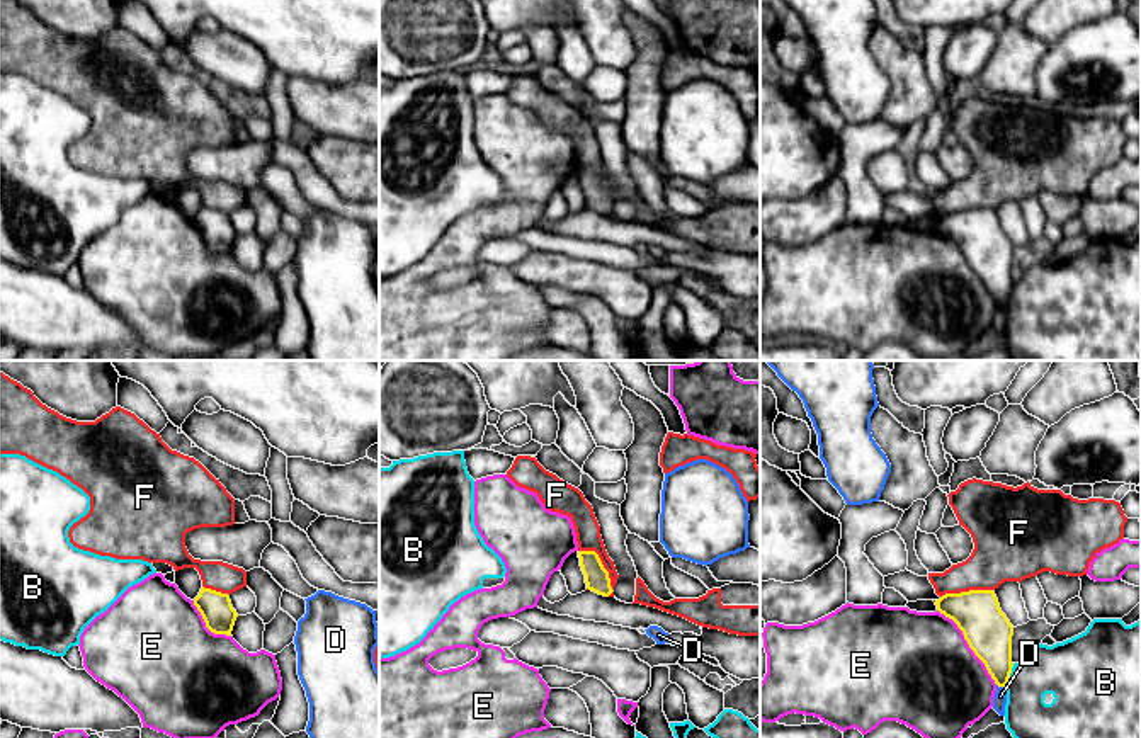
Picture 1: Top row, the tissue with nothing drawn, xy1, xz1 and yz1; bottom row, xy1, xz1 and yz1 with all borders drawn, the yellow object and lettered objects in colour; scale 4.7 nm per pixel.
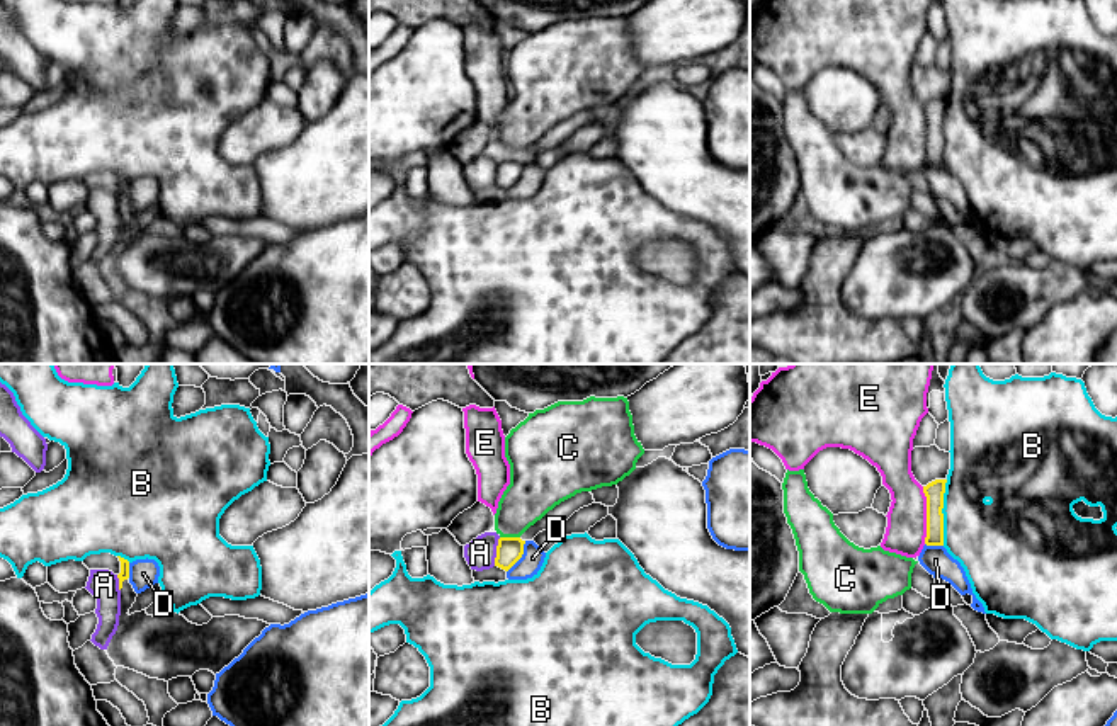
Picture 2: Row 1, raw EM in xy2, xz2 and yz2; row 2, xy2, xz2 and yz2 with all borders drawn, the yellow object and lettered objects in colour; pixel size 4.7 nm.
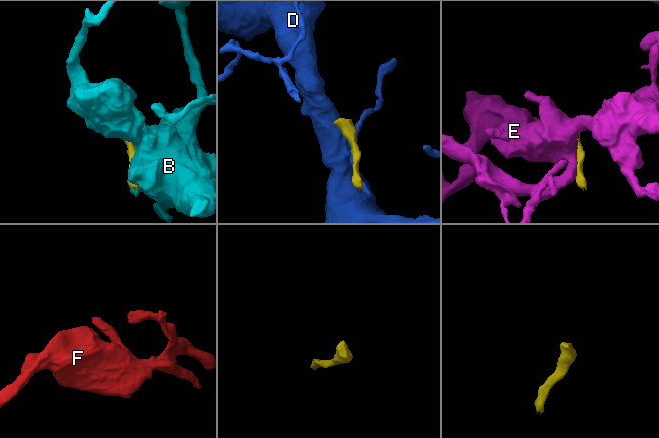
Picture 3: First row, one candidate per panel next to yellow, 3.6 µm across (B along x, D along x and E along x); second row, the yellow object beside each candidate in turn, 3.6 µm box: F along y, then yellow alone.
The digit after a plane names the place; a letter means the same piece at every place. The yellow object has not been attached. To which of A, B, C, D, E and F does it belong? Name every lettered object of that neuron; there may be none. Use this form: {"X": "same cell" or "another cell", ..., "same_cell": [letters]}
{"A": "another cell", "B": "another cell", "C": "another cell", "D": "another cell", "E": "another cell", "F": "another cell", "same_cell": []}

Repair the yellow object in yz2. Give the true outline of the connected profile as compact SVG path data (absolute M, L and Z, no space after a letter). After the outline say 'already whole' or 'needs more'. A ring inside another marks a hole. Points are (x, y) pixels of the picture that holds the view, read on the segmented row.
M935 479L923 486L927 496L927 546L944 546L944 493L947 479Z; already whole

